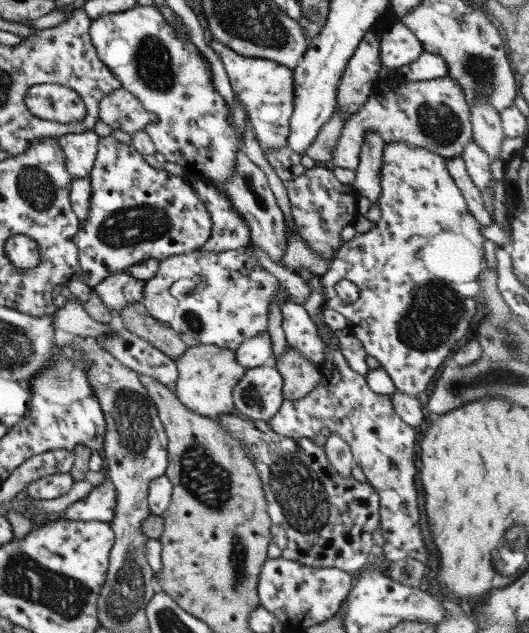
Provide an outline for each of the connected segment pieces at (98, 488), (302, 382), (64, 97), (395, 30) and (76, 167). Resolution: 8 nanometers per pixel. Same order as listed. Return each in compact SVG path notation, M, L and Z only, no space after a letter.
M110 480L94 486L85 498L70 504L57 518L78 521L99 521L110 523L114 517L116 503L115 487Z
M287 346L285 352L271 362L282 378L282 398L297 400L311 392L319 382L318 368Z
M59 84L31 86L24 104L33 117L59 123L79 122L86 112L79 94Z
M393 20L380 36L379 60L391 72L414 61L422 48L415 35L399 20Z
M92 130L61 137L59 148L63 151L63 164L72 179L88 176L95 162L98 140Z

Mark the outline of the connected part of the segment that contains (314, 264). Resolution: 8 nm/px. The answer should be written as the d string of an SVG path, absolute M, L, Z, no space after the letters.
M293 231L293 235L286 234L286 246L284 255L282 256L282 266L288 270L297 270L299 266L304 266L313 275L321 276L330 266L331 258L324 258L313 252L305 243L304 240L298 235L298 232Z

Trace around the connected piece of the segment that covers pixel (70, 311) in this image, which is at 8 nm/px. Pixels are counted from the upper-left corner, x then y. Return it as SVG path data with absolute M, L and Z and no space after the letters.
M75 297L68 299L59 310L52 314L52 325L55 330L63 330L79 337L91 337L101 340L112 333L107 323L91 319Z

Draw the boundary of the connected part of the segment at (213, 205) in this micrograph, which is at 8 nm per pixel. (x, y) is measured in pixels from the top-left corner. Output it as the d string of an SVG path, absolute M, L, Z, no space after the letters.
M184 172L181 177L195 192L211 220L209 238L198 250L223 252L247 245L250 240L249 228L226 195L205 184L193 173Z

